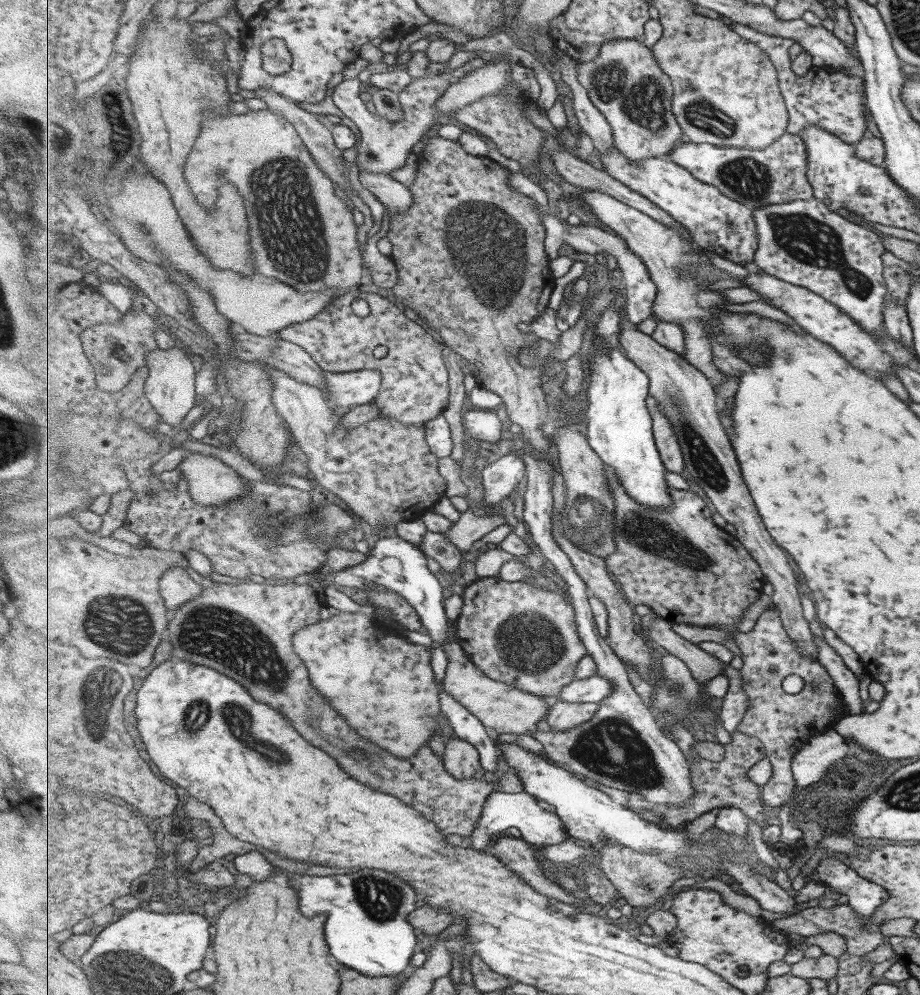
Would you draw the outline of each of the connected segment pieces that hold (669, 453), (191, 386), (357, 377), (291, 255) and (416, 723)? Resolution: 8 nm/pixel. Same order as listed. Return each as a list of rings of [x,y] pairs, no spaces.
[[[649,396],[647,404],[649,411],[652,412],[656,444],[666,470],[681,474],[683,468],[686,467],[684,452],[681,449],[680,439],[677,438],[677,432],[673,429],[671,421],[661,413],[659,401],[655,397]]]
[[[178,344],[172,349],[152,350],[146,356],[146,364],[150,371],[145,384],[145,394],[162,418],[162,422],[174,428],[180,428],[180,430],[190,430],[183,427],[182,424],[183,418],[197,405],[196,376],[199,371],[199,363],[193,357],[187,356],[187,352],[183,352]]]
[[[380,370],[334,373],[325,371],[331,405],[347,408],[367,405],[381,394],[383,375]]]
[[[267,108],[227,115],[226,118],[215,115],[205,121],[201,134],[189,153],[184,174],[199,205],[211,209],[215,207],[219,198],[221,176],[237,186],[247,206],[251,250],[255,252],[257,260],[256,272],[277,278],[301,292],[321,292],[331,287],[349,288],[358,286],[363,280],[363,254],[357,243],[359,216],[344,195],[335,192],[329,175],[312,158],[299,131],[285,117]]]
[[[339,611],[338,614],[315,624],[305,626],[294,634],[293,646],[309,669],[312,685],[329,698],[334,709],[342,714],[363,738],[380,744],[399,758],[412,758],[433,738],[433,734],[444,728],[446,721],[442,710],[440,684],[433,672],[432,652],[425,645],[404,639],[395,629],[378,623],[364,612]]]

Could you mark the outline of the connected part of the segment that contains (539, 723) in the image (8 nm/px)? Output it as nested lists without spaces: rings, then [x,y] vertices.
[[[450,640],[449,645],[444,646],[448,654],[449,670],[444,678],[444,689],[454,696],[460,704],[469,712],[472,712],[479,720],[496,735],[500,734],[526,734],[546,729],[545,720],[549,714],[549,704],[543,696],[519,690],[507,682],[499,682],[485,674],[477,667],[466,654],[462,643]]]

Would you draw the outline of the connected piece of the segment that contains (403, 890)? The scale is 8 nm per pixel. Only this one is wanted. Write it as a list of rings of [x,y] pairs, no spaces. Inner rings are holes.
[[[359,870],[353,874],[337,874],[337,876],[293,876],[293,888],[301,894],[301,912],[307,918],[317,914],[329,914],[325,922],[325,940],[329,942],[331,954],[345,966],[357,968],[372,977],[395,976],[407,973],[411,968],[411,958],[417,946],[415,927],[408,921],[408,916],[417,910],[417,892],[409,883],[405,883],[397,875],[385,870]]]

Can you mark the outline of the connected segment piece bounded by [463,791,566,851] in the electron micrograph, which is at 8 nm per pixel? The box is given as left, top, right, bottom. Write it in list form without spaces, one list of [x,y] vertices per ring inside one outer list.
[[[497,791],[487,796],[483,802],[483,810],[477,821],[476,829],[463,843],[478,851],[489,851],[491,844],[497,836],[505,834],[507,828],[517,828],[521,838],[531,842],[534,846],[561,844],[566,840],[566,827],[557,812],[551,813],[537,804],[537,798],[527,792],[505,793]]]

